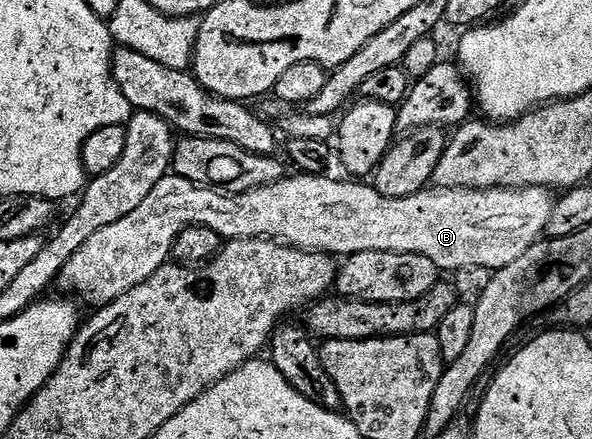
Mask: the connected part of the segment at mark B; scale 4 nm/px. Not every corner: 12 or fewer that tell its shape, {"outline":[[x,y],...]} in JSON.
{"outline":[[169,174],[60,272],[91,306],[182,230],[495,270],[545,235],[547,188],[288,174],[229,194]]}

